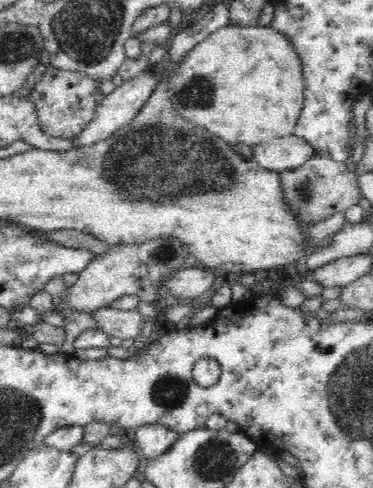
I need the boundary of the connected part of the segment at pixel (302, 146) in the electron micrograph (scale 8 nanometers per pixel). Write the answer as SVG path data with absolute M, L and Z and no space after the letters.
M289 135L256 144L252 152L262 168L282 172L304 164L316 151L302 138Z

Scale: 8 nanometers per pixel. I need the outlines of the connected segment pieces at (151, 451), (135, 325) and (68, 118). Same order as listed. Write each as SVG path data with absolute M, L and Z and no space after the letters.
M145 424L134 432L134 444L147 459L158 458L168 452L181 434L162 424Z
M101 308L89 313L102 334L134 340L144 328L144 316L137 309L119 310L118 308Z
M50 68L28 95L30 105L36 109L40 130L58 139L76 139L81 136L97 118L99 107L107 98L100 90L100 83L101 80L89 74L79 74L76 69Z

